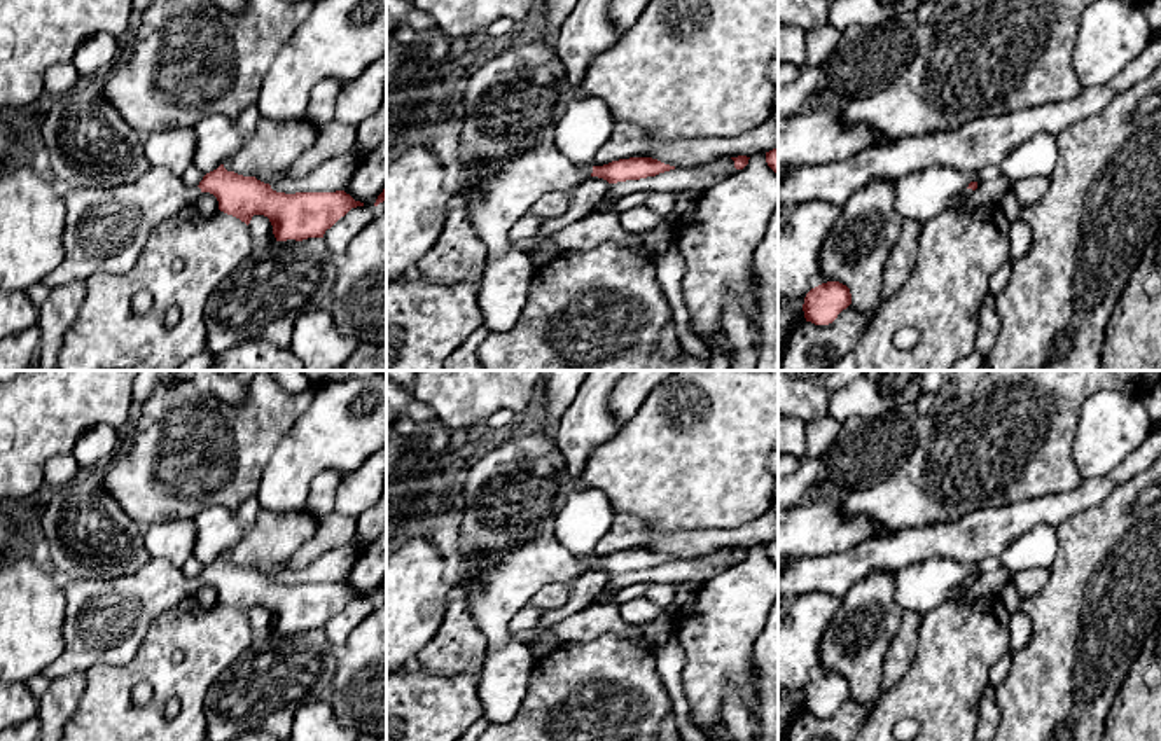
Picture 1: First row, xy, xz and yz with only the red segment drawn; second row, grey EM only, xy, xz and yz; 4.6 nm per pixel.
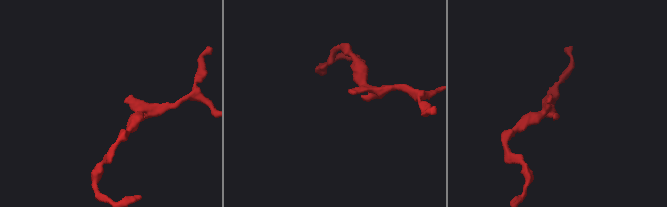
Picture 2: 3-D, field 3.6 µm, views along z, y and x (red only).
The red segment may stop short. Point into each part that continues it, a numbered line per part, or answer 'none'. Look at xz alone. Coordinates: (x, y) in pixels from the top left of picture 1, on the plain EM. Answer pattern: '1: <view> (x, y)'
1: xz (495, 589)

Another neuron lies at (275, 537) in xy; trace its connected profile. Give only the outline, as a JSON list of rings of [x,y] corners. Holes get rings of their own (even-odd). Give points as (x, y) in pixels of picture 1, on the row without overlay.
[[[261,510],[254,526],[233,547],[233,563],[255,568],[259,561],[285,563],[316,531],[318,517],[306,512],[276,514]]]

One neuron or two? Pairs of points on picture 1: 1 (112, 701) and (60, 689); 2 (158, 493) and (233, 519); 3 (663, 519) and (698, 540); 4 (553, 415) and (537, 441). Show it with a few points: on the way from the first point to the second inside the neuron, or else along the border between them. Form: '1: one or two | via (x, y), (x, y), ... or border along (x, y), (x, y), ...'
1: two | border along (86, 675), (86, 689), (81, 701), (65, 722)
2: two | border along (245, 500), (235, 507), (207, 507), (193, 519)
3: two | border along (642, 518), (658, 532), (723, 530)
4: two | border along (539, 430), (553, 437)

